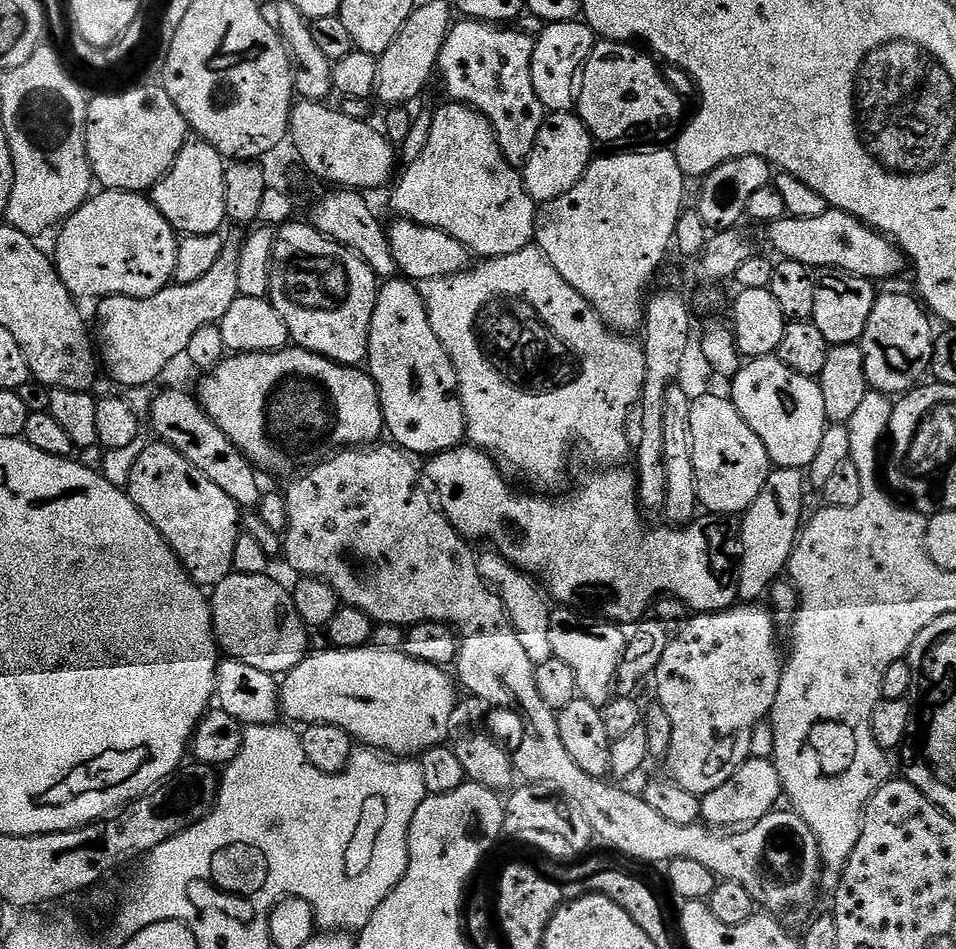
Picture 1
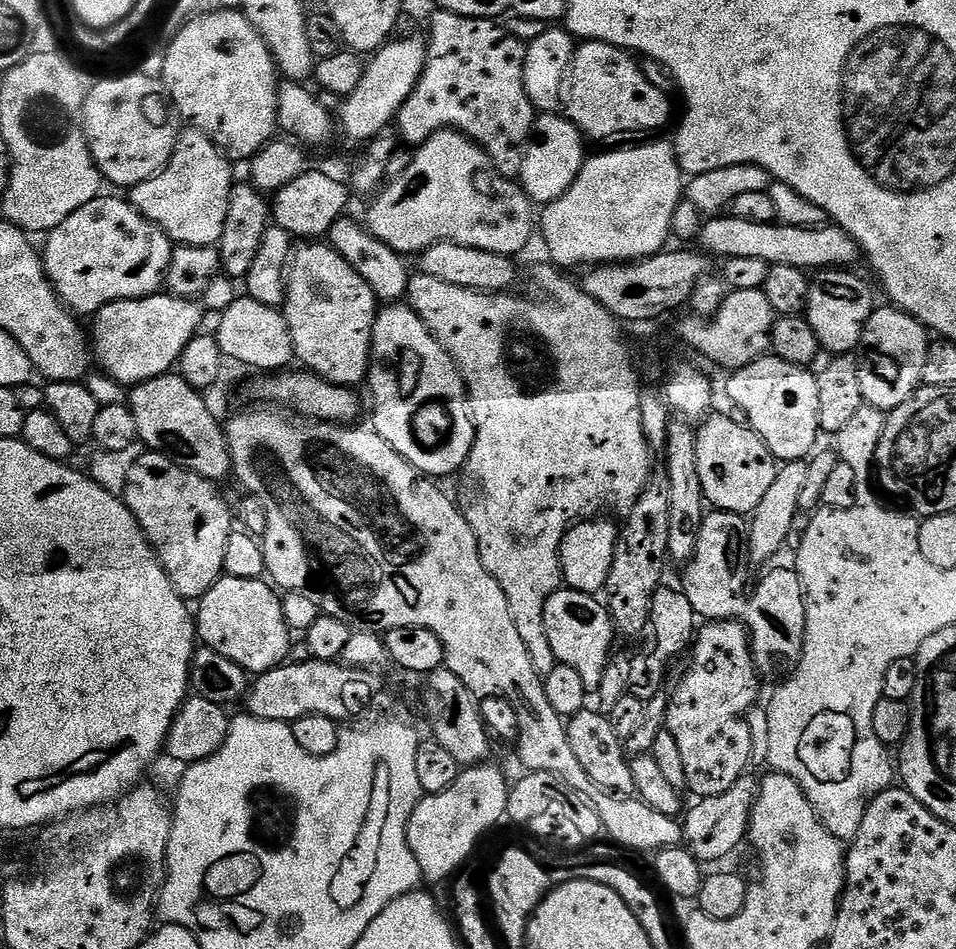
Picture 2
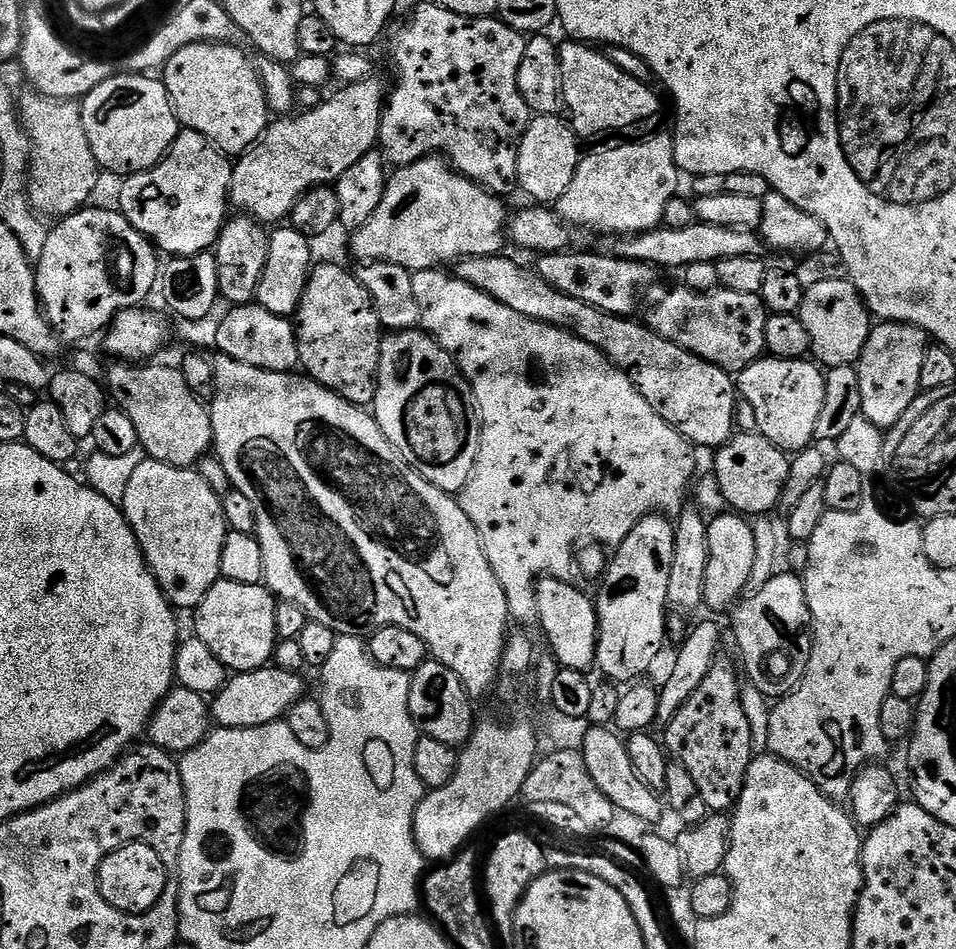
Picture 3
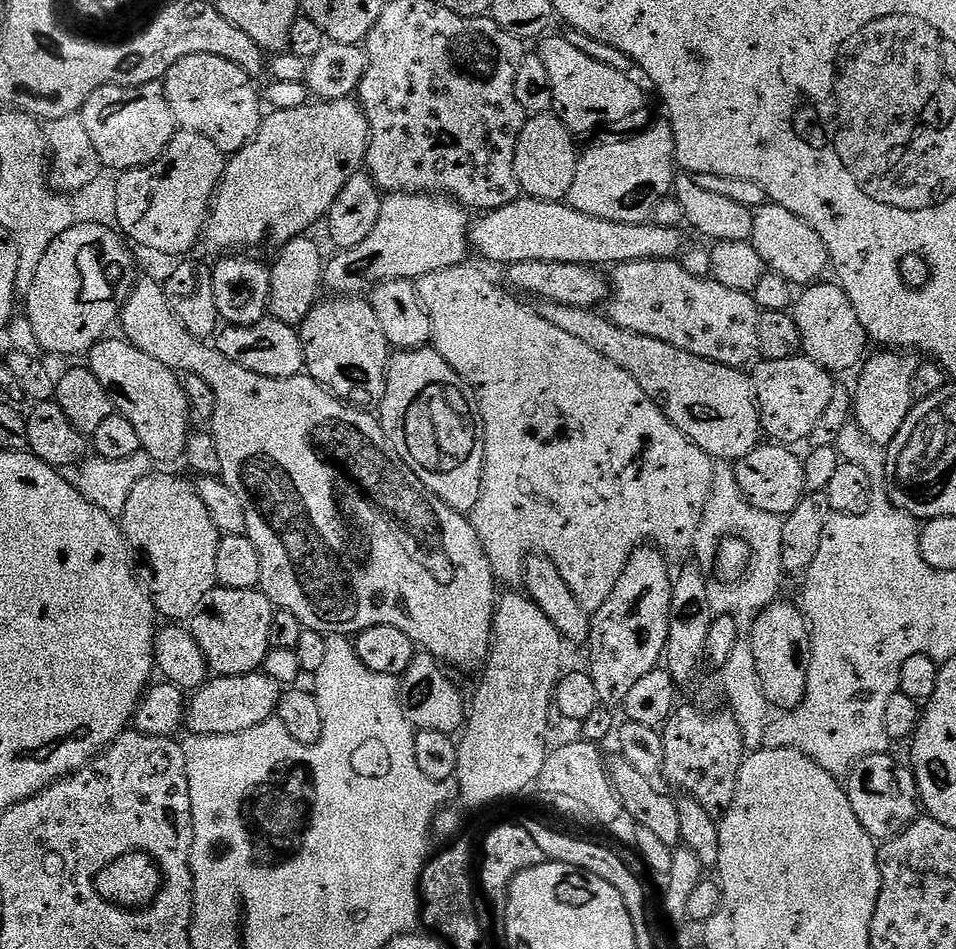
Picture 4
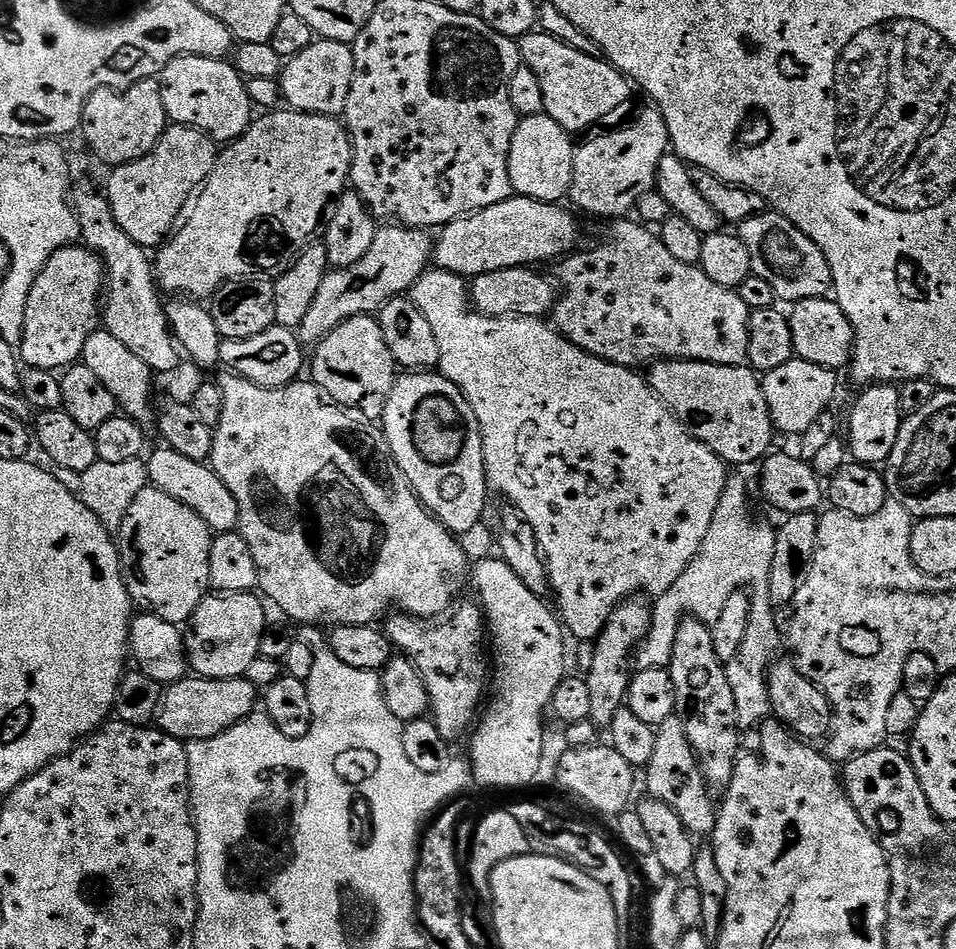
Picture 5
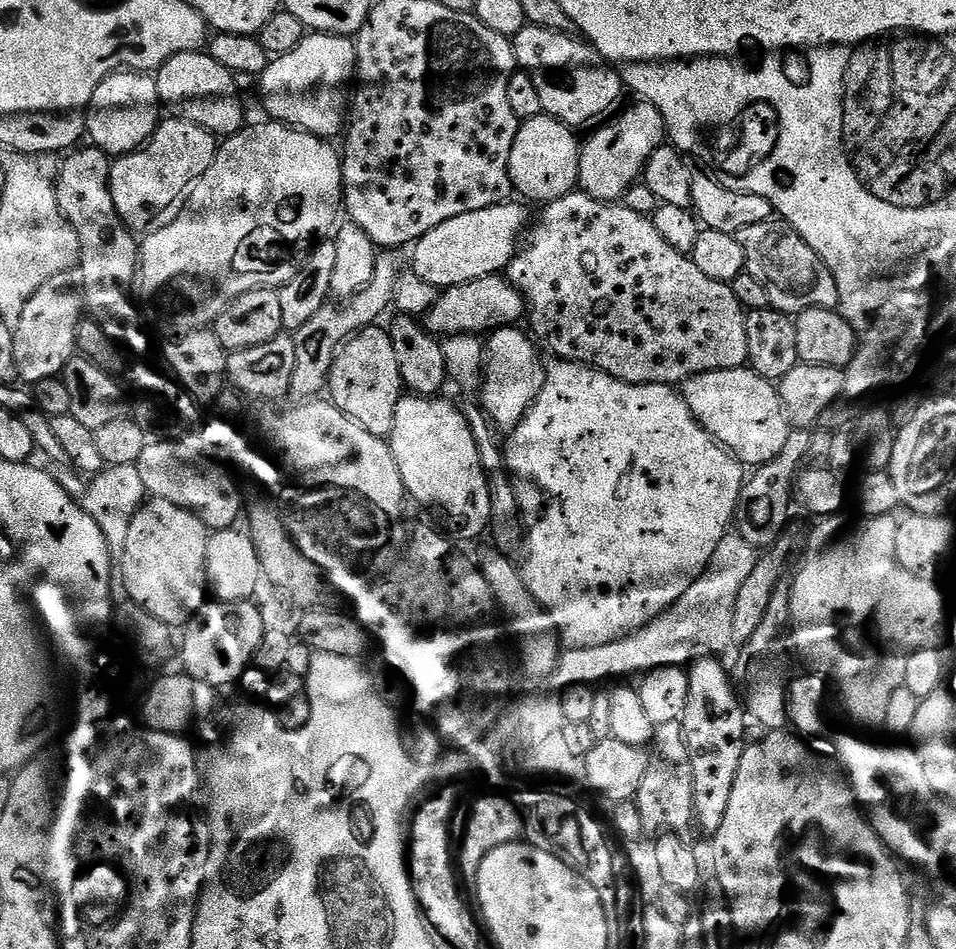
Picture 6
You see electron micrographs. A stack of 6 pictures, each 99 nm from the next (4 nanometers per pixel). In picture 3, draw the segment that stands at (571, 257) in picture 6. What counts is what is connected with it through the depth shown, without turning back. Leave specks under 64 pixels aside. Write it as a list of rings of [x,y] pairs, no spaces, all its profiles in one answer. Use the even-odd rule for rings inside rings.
[[[677,286],[648,312],[646,323],[662,338],[690,350],[698,358],[729,374],[739,374],[765,355],[766,322],[769,310],[754,294],[734,294],[719,287],[714,292],[694,292]]]

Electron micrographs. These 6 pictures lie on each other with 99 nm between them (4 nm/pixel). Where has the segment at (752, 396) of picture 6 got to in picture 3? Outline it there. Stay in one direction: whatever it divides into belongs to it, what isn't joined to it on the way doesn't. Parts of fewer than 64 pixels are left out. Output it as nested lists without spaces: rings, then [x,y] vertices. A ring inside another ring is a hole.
[[[497,254],[494,256],[465,256],[463,260],[455,265],[454,275],[462,282],[482,290],[490,298],[502,302],[502,306],[510,306],[518,314],[522,314],[531,320],[537,320],[543,324],[549,324],[568,332],[571,336],[582,338],[582,342],[590,342],[600,353],[605,356],[616,368],[620,368],[634,382],[634,386],[654,406],[654,410],[674,430],[681,432],[688,443],[700,448],[712,448],[718,450],[728,443],[734,435],[732,427],[736,424],[736,400],[738,404],[738,388],[733,377],[724,372],[718,366],[698,358],[690,350],[662,338],[656,331],[648,327],[647,323],[639,319],[626,316],[615,316],[609,312],[598,310],[586,302],[578,302],[578,298],[570,298],[570,294],[562,294],[550,282],[546,282],[538,275],[535,267],[519,264],[511,260],[508,254]]]

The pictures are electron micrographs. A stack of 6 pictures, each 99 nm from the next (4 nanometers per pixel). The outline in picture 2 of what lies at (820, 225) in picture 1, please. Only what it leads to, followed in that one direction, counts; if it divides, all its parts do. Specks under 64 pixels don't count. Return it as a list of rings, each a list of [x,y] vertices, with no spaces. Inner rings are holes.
[[[731,214],[713,216],[701,223],[698,248],[709,257],[720,256],[721,261],[729,258],[762,258],[762,262],[770,266],[781,264],[805,270],[840,270],[852,266],[862,256],[862,249],[856,240],[838,226],[799,228],[779,222],[742,222],[742,218]]]

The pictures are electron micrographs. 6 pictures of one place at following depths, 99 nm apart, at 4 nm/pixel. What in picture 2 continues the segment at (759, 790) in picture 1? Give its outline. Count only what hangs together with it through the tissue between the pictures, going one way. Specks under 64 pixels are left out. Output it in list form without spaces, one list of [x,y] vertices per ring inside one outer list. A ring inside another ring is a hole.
[[[745,774],[740,777],[726,794],[717,796],[701,796],[695,801],[696,805],[689,807],[682,816],[684,829],[683,843],[689,852],[695,854],[701,862],[707,860],[724,860],[740,843],[749,839],[748,823],[752,817],[752,808],[756,805],[758,795],[757,777]]]

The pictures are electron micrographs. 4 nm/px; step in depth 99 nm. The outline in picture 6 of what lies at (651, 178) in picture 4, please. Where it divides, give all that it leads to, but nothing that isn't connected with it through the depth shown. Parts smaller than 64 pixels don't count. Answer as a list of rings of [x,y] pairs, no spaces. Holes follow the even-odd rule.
[[[636,102],[632,104],[613,124],[600,128],[589,140],[583,141],[580,150],[579,191],[595,200],[616,202],[623,197],[631,184],[641,179],[646,162],[655,148],[666,140],[664,114],[654,104]]]

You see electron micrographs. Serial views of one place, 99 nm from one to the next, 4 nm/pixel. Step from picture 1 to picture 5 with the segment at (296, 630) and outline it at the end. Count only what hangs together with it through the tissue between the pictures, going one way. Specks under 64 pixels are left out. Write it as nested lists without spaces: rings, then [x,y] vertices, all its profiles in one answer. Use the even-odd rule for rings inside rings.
[[[225,592],[205,596],[186,625],[189,669],[206,680],[239,680],[247,677],[250,662],[254,662],[254,658],[260,655],[266,623],[263,603],[265,601],[252,592]]]

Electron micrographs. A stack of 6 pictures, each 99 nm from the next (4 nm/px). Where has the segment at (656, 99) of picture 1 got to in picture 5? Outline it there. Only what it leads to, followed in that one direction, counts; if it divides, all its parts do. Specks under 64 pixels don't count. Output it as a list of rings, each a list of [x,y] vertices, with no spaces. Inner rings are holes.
[[[539,30],[530,33],[528,36],[520,37],[520,58],[523,67],[534,70],[538,82],[542,85],[544,98],[544,112],[558,122],[569,134],[584,132],[591,124],[607,118],[611,112],[616,112],[628,100],[633,85],[625,73],[616,69],[616,65],[600,56],[582,54],[582,50],[574,50],[574,46],[566,46],[566,42],[558,42],[558,38],[550,38],[550,34]]]

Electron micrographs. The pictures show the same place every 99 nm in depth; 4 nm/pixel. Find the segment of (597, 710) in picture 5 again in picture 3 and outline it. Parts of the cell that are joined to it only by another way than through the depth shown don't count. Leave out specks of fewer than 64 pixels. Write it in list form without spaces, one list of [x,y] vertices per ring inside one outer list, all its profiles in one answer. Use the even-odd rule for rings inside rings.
[[[652,513],[647,515],[646,518],[640,519],[638,525],[634,526],[633,530],[630,530],[630,534],[623,539],[621,544],[617,545],[617,548],[613,551],[615,554],[611,555],[609,559],[608,567],[605,569],[605,573],[602,577],[599,594],[596,594],[595,606],[596,616],[599,618],[599,640],[596,647],[596,668],[601,671],[607,681],[616,684],[628,684],[632,681],[641,679],[642,674],[646,673],[657,660],[658,656],[662,652],[662,646],[666,640],[666,610],[668,611],[669,602],[669,582],[670,582],[670,569],[674,562],[674,538],[676,537],[675,523],[667,516],[661,513]]]

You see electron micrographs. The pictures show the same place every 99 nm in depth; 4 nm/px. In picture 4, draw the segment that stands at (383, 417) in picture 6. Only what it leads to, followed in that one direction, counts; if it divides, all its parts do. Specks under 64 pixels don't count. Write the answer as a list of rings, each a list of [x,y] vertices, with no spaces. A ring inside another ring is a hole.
[[[333,295],[332,300],[321,299],[310,310],[310,314],[299,325],[300,341],[304,347],[304,366],[307,375],[313,376],[323,388],[327,388],[333,396],[351,404],[354,408],[372,410],[379,406],[386,394],[386,378],[388,377],[388,361],[390,345],[386,334],[382,334],[382,325],[374,315],[371,303],[359,295]]]

